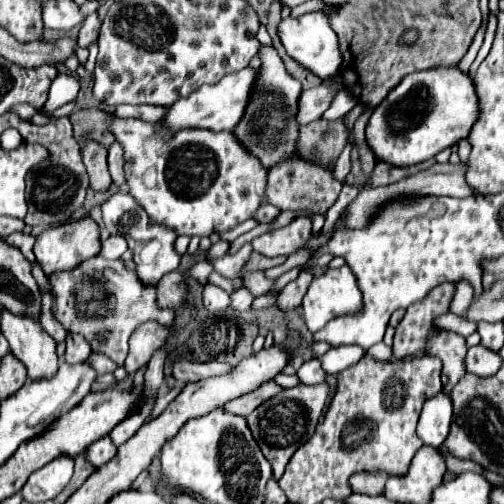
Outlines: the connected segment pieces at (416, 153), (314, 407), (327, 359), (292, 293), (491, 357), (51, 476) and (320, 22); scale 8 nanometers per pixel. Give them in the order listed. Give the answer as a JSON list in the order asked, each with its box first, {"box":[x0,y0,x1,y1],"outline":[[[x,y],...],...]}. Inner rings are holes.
[{"box":[365,68,477,166],"outline":[[[459,68],[421,70],[407,74],[373,110],[365,138],[377,160],[391,166],[413,166],[469,136],[477,114],[473,80],[461,74]]]},{"box":[247,384,331,480],"outline":[[[299,384],[299,386],[279,392],[277,396],[263,402],[259,408],[255,408],[247,416],[253,438],[257,440],[261,452],[273,466],[275,480],[281,478],[287,462],[297,452],[297,448],[301,448],[313,436],[317,422],[321,420],[323,412],[327,410],[329,400],[331,400],[331,388],[327,384],[313,384],[313,386]]]},{"box":[321,346,365,374],"outline":[[[335,346],[335,348],[329,348],[325,356],[321,356],[321,364],[323,364],[323,370],[327,374],[337,374],[337,372],[353,366],[363,356],[365,356],[363,348],[357,348],[357,346]]]},{"box":[277,270,313,312],"outline":[[[303,270],[297,280],[289,282],[289,284],[283,288],[283,292],[281,292],[279,298],[277,298],[277,308],[283,310],[283,312],[289,312],[289,310],[301,306],[301,300],[303,300],[303,296],[305,296],[305,292],[307,292],[311,280],[313,280],[313,274],[309,274],[309,270]]]},{"box":[465,344,503,376],"outline":[[[483,344],[471,346],[467,352],[467,358],[465,358],[467,372],[473,372],[477,376],[493,376],[499,370],[501,362],[503,362],[501,356],[495,354],[493,350],[485,348]]]},{"box":[21,456,75,502],"outline":[[[59,456],[51,460],[49,464],[29,476],[27,484],[21,490],[23,498],[27,502],[47,502],[55,498],[71,480],[73,466],[75,462],[69,456]]]},{"box":[279,10,341,78],"outline":[[[323,10],[323,12],[309,12],[309,14],[303,14],[299,18],[285,18],[279,24],[279,38],[281,38],[287,54],[293,60],[297,60],[299,64],[303,64],[307,70],[317,74],[319,78],[335,74],[339,70],[339,64],[341,64],[337,34],[331,30],[329,20],[331,20],[329,12]]]}]

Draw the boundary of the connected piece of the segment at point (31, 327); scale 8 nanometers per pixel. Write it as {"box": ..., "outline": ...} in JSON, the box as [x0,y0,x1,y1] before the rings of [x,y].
{"box":[1,310,59,380],"outline":[[[5,310],[1,314],[1,332],[9,340],[9,346],[11,346],[13,354],[25,364],[29,380],[51,380],[55,376],[57,364],[59,364],[59,356],[57,356],[57,350],[55,350],[55,340],[41,328],[39,322],[35,322],[31,318],[23,318],[23,316],[13,316],[11,312]]]}

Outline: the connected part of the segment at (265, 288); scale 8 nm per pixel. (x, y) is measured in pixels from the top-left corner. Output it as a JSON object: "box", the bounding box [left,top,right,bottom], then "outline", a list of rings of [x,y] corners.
{"box":[243,270,275,296],"outline":[[[264,270],[248,272],[243,277],[243,286],[249,288],[253,296],[269,292],[273,284],[275,284],[275,280],[269,280],[269,278],[266,278]]]}

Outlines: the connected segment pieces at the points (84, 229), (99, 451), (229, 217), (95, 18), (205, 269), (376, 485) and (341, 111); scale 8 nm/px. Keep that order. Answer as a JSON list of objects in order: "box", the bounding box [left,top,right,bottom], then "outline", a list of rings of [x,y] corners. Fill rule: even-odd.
[{"box":[33,216,101,276],"outline":[[[87,216],[75,222],[65,222],[61,226],[49,228],[45,232],[41,232],[37,236],[35,248],[33,248],[39,266],[43,268],[43,272],[47,276],[51,276],[51,272],[65,272],[75,268],[75,264],[81,264],[87,258],[93,258],[101,252],[101,242],[99,242],[99,228],[97,224]]]},{"box":[85,436,117,468],"outline":[[[103,436],[101,440],[93,442],[93,444],[85,450],[85,454],[87,454],[87,460],[89,460],[95,468],[99,468],[99,466],[107,464],[107,462],[117,454],[117,446],[111,444],[111,438],[109,438],[109,436]]]},{"box":[111,118,267,236],"outline":[[[115,118],[111,130],[125,150],[125,176],[129,194],[143,206],[153,224],[173,230],[177,236],[221,234],[251,218],[267,190],[267,168],[229,132],[187,128],[167,136],[155,136],[155,122],[139,118]]]},{"box":[77,12,101,48],"outline":[[[93,12],[91,16],[85,18],[85,22],[83,22],[81,30],[79,30],[79,36],[77,36],[81,48],[89,48],[89,44],[97,38],[97,34],[99,34],[99,24],[101,24],[101,20],[99,20],[99,14],[97,14],[97,12]]]},{"box":[185,259,213,284],"outline":[[[201,259],[199,262],[193,264],[193,266],[189,266],[189,268],[185,270],[185,274],[202,284],[206,284],[207,278],[212,271],[213,267],[207,261]]]},{"box":[349,472,387,494],"outline":[[[377,472],[377,474],[353,474],[349,478],[349,484],[353,488],[353,492],[359,492],[359,494],[381,494],[383,492],[383,484],[387,482],[387,476],[385,472]]]},{"box":[322,89,357,120],"outline":[[[341,89],[335,96],[335,100],[331,102],[331,108],[327,108],[327,112],[323,114],[322,118],[325,118],[325,120],[337,120],[355,106],[357,106],[357,100],[346,89]]]}]

